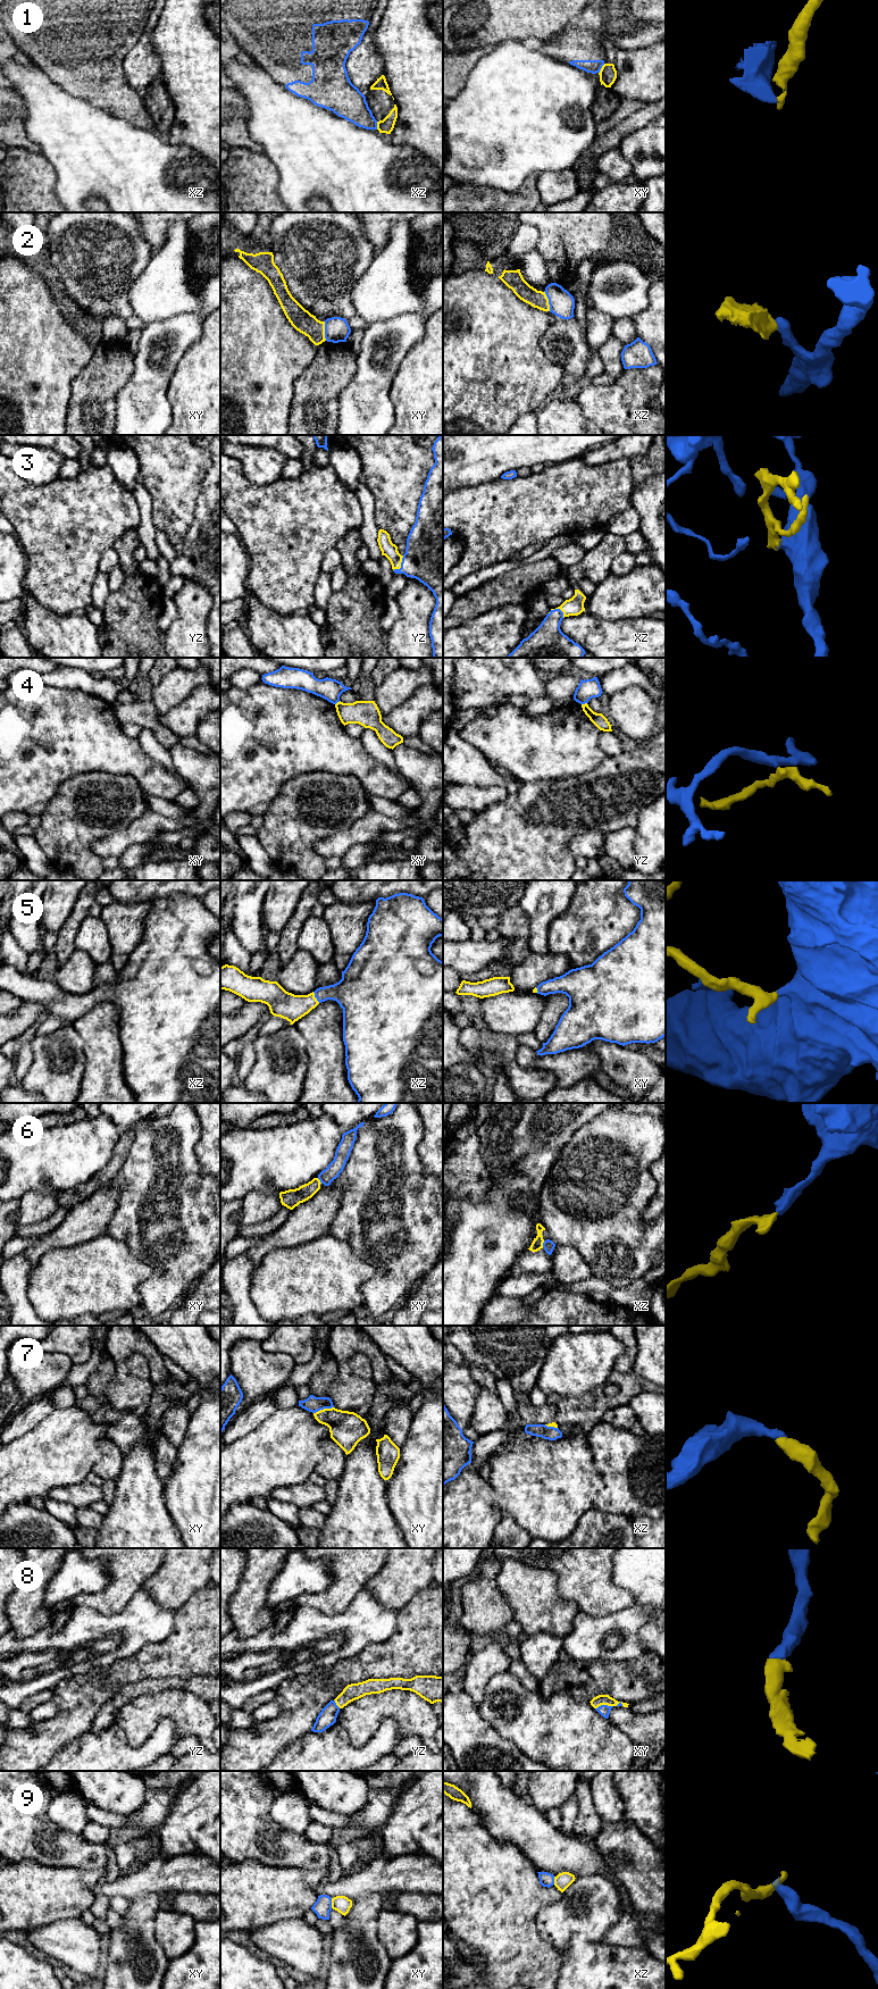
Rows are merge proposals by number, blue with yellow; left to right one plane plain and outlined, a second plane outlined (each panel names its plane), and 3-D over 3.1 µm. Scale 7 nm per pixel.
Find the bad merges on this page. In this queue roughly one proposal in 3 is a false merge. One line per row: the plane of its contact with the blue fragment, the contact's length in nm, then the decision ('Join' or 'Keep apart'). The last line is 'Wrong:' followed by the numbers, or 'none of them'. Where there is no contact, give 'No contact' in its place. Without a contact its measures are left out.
1: Touches blue in xy. Shared border 80 nm. Keep apart
2: Touches blue in xz. Shared border 150 nm. Keep apart
3: Touches blue in yz. Shared border 130 nm. Join
4: Touches blue in yz. Shared border 40 nm. Keep apart
5: Touches blue in xz. Shared border 90 nm. Join
6: Touches blue in xz. Shared border 50 nm. Join
7: Touches blue in xy. Shared border 150 nm. Join
8: Touches blue in xy. Shared border 130 nm. Join
9: Touches blue in xy. Shared border 70 nm. Keep apart
Wrong: 1, 2, 4, 9

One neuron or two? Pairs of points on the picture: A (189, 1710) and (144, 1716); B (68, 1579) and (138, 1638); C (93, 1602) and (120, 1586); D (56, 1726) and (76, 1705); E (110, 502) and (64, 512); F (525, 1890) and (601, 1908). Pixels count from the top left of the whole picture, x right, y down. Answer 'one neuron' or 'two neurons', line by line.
A: one neuron
B: two neurons
C: one neuron
D: one neuron
E: one neuron
F: two neurons

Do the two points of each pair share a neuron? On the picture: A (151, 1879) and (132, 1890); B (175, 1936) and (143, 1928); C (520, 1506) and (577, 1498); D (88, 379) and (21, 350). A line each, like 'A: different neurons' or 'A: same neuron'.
A: same neuron
B: different neurons
C: same neuron
D: different neurons

